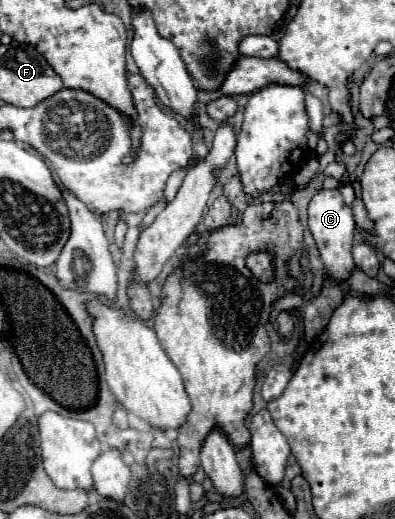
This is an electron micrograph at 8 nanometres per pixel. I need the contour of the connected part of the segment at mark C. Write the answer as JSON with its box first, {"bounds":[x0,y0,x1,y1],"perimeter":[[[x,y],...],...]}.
{"bounds":[308,190,354,280],"perimeter":[[[320,190],[314,194],[308,206],[308,226],[318,244],[326,272],[336,280],[348,278],[350,270],[354,268],[354,262],[352,262],[354,216],[352,216],[352,208],[342,200],[342,194],[338,190]]]}

